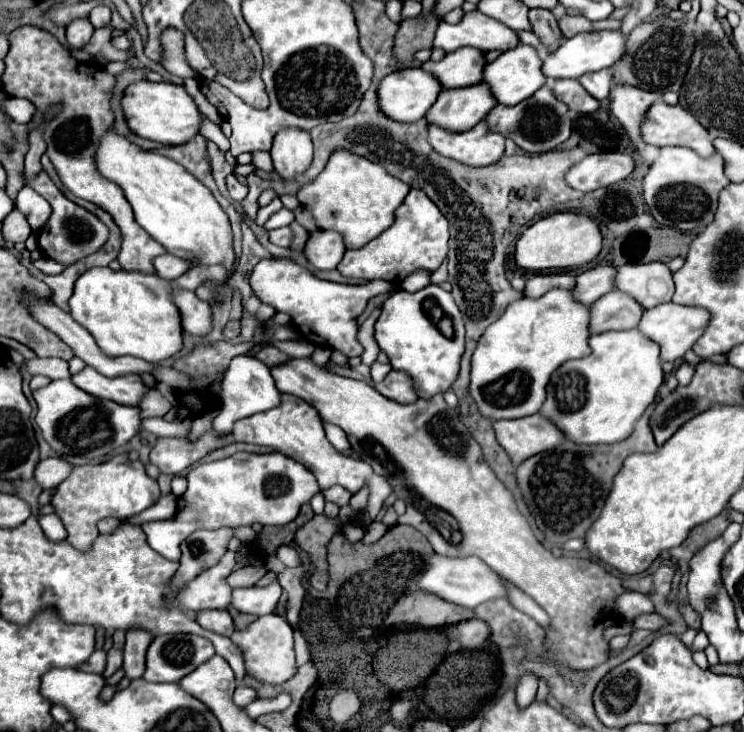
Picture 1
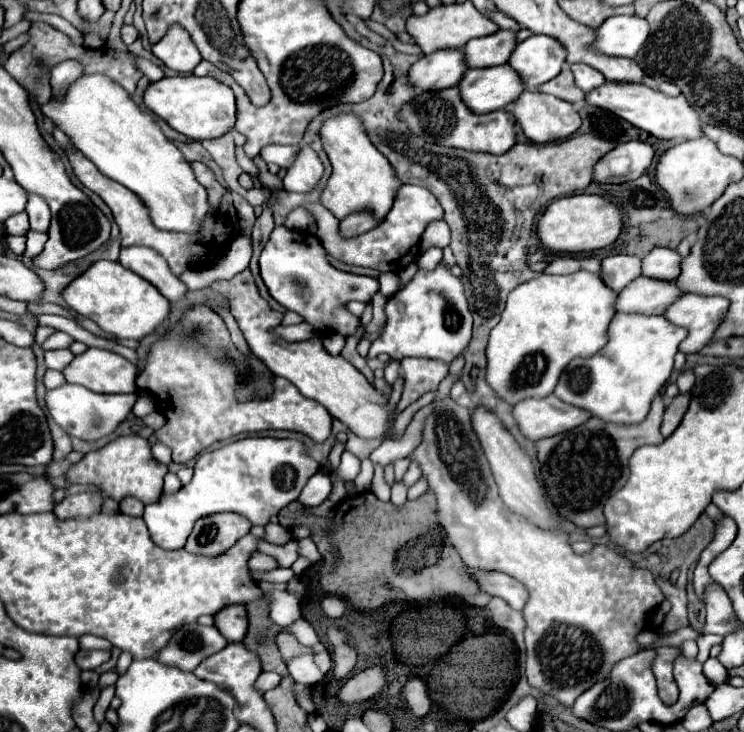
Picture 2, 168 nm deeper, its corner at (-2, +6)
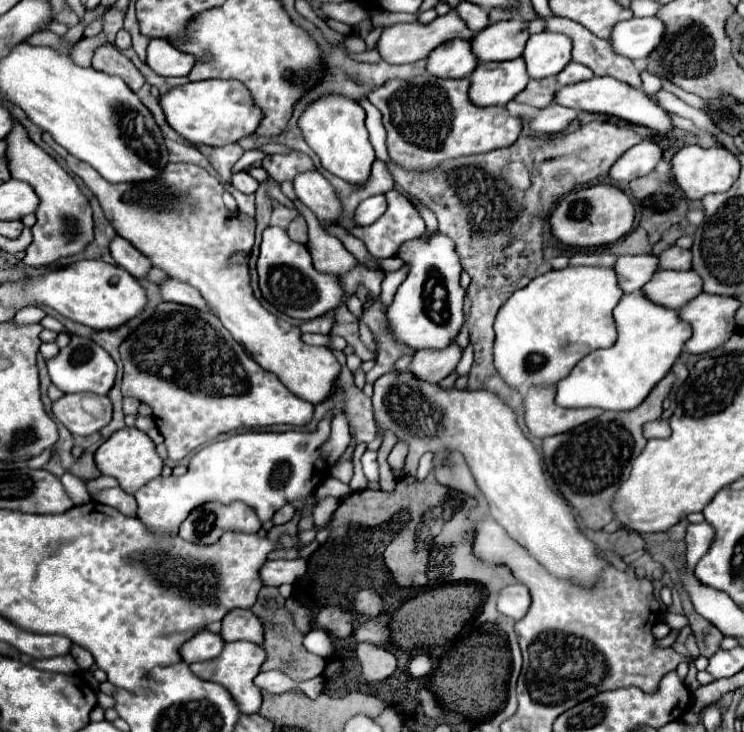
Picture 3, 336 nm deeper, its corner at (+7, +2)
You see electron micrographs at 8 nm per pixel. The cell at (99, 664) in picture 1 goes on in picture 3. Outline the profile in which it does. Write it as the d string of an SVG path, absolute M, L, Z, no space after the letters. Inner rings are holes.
M73 645L71 647L71 655L73 655L73 659L77 661L77 665L79 665L79 669L83 669L83 671L87 671L89 667L93 667L93 655L87 651L87 649L83 649L83 647L79 647L79 645Z

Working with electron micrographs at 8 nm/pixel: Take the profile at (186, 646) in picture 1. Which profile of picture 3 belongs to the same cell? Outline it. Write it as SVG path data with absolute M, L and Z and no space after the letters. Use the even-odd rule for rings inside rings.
M199 631L193 639L189 639L181 647L181 655L183 655L185 663L209 661L221 653L223 645L225 645L225 641L221 639L221 635L211 633L211 631Z

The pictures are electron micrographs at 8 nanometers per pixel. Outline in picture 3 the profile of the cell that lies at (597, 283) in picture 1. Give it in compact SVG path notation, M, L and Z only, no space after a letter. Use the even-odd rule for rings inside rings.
M623 255L615 265L619 285L625 293L639 291L651 277L659 271L659 257L657 255Z

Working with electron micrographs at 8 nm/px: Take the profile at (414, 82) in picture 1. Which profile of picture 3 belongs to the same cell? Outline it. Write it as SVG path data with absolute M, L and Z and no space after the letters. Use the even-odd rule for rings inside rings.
M453 39L429 53L427 73L435 77L451 77L461 79L469 77L479 61L475 61L475 53L471 53L471 41Z

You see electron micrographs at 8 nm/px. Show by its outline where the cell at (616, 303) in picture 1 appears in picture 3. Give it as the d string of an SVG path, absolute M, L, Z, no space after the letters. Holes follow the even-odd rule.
M661 269L643 287L643 293L647 293L651 301L669 309L681 309L701 291L703 291L703 279L693 269L689 271Z

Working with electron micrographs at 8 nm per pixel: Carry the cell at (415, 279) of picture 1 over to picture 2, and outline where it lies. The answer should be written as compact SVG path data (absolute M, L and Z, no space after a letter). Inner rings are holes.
M430 247L428 251L424 251L424 253L418 257L416 265L418 265L418 269L422 269L422 271L434 271L440 261L442 261L442 249L440 249L440 247Z

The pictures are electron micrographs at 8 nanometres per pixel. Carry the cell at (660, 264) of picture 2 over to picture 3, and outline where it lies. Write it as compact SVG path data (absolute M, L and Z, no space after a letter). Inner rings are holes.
M671 247L659 255L661 259L661 269L675 269L675 271L685 271L691 269L691 251L681 249L681 247Z

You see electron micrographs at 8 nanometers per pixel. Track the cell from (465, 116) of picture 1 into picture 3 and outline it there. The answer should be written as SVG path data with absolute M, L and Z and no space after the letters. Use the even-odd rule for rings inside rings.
M523 57L499 61L495 65L479 63L477 69L471 73L469 97L479 107L507 105L507 101L515 99L515 95L521 93L527 83L529 77L527 67L523 65Z

